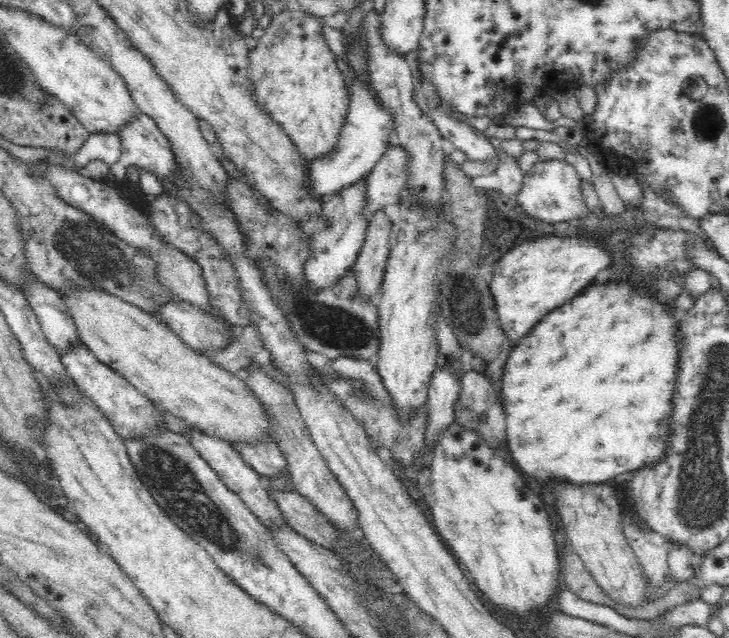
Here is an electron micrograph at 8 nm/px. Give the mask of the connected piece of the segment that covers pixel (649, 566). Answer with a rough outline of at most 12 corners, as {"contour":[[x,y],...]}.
{"contour":[[624,524],[624,534],[650,579],[670,571],[678,540]]}

